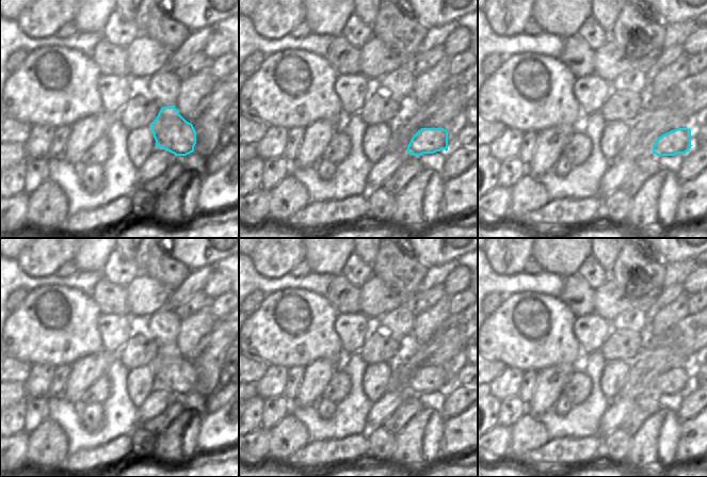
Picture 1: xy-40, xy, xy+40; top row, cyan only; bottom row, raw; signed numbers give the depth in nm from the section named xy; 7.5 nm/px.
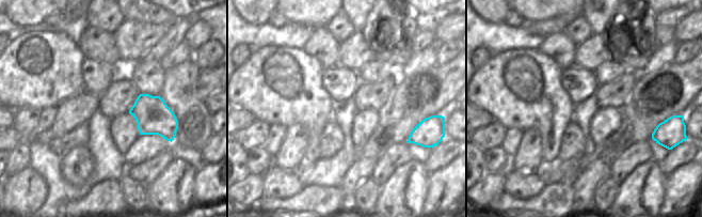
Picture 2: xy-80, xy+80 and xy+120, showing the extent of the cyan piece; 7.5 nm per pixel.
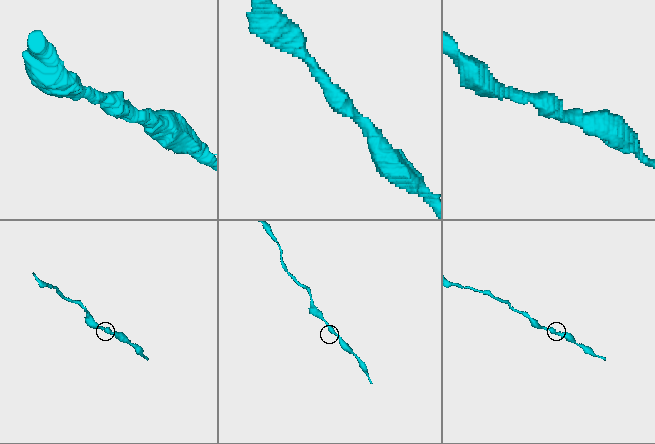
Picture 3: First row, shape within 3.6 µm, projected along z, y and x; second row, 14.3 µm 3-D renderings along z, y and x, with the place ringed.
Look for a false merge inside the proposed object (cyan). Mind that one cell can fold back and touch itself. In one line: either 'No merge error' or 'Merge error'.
No merge error.

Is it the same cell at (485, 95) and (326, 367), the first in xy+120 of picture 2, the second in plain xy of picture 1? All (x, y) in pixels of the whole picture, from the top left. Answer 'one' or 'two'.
two

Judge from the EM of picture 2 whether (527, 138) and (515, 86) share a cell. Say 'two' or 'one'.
two

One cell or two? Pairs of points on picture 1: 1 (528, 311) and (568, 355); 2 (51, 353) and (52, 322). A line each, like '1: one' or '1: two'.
1: one
2: one

